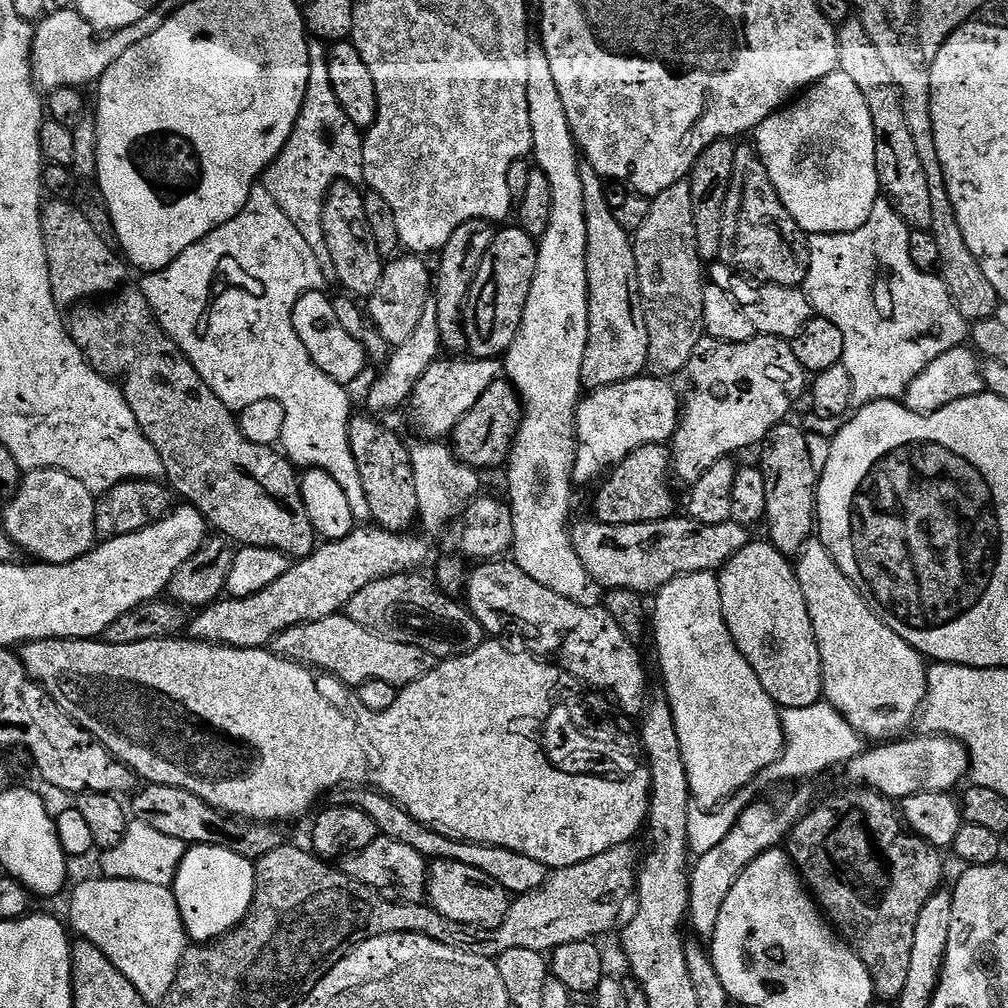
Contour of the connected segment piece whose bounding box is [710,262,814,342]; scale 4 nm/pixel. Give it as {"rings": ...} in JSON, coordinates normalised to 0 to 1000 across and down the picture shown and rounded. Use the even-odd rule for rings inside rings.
{"rings":[[[717,260],[705,263],[704,280],[720,288],[738,305],[740,315],[748,319],[750,328],[755,333],[771,333],[774,337],[784,339],[792,331],[792,327],[796,327],[796,323],[800,323],[800,319],[808,313],[806,301],[802,299],[802,293],[794,284],[785,286],[771,282],[753,282],[747,280],[741,273],[728,272],[728,267]]]}

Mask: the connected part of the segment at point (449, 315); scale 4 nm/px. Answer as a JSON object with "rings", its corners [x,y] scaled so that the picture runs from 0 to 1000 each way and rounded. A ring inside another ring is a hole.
{"rings":[[[467,218],[450,232],[446,232],[446,240],[437,247],[437,267],[434,265],[431,270],[431,297],[435,304],[435,324],[438,328],[438,339],[441,346],[448,351],[456,351],[463,346],[464,333],[460,330],[460,315],[462,303],[468,295],[468,281],[472,279],[474,268],[478,264],[478,256],[486,248],[490,240],[493,227],[482,218]]]}

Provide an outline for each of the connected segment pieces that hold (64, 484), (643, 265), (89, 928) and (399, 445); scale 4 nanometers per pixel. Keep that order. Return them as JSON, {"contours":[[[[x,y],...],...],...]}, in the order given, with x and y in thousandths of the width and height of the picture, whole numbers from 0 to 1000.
{"contours":[[[[40,464],[37,468],[27,469],[21,475],[15,488],[11,489],[8,501],[4,504],[4,516],[2,516],[2,522],[6,526],[6,530],[10,530],[16,538],[17,545],[29,548],[31,555],[36,558],[43,558],[46,560],[68,560],[73,558],[77,554],[81,554],[87,548],[91,547],[97,539],[97,533],[95,531],[95,519],[93,518],[93,510],[95,509],[95,497],[96,493],[91,489],[91,487],[86,484],[81,478],[77,478],[77,474],[73,474],[69,470],[63,468],[61,464]]],[[[686,178],[646,195],[645,212],[627,234],[629,256],[633,260],[633,284],[643,328],[643,365],[656,375],[670,374],[685,359],[688,343],[699,332],[698,284],[700,266],[692,252],[688,232],[688,196]]],[[[98,872],[83,873],[72,883],[66,909],[70,924],[97,938],[111,957],[129,970],[133,982],[148,998],[158,998],[173,978],[185,939],[174,884],[149,879],[149,875]]],[[[350,412],[345,419],[345,438],[355,458],[359,474],[359,486],[363,486],[363,498],[367,498],[369,516],[387,528],[404,529],[409,519],[414,519],[417,503],[415,486],[411,486],[411,466],[406,441],[400,440],[376,416],[368,412]]]]}

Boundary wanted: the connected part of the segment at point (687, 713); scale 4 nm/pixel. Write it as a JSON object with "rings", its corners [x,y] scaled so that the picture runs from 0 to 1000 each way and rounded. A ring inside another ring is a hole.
{"rings":[[[689,567],[669,573],[655,586],[650,588],[651,604],[645,607],[645,631],[651,634],[651,651],[655,654],[655,671],[659,674],[659,687],[663,699],[667,701],[669,720],[673,724],[673,740],[677,744],[677,756],[681,760],[681,772],[683,773],[683,785],[687,787],[688,795],[699,804],[709,803],[719,797],[721,790],[734,786],[745,774],[749,775],[754,767],[766,759],[774,747],[778,745],[778,721],[774,715],[775,703],[766,695],[764,688],[756,685],[756,677],[752,677],[752,669],[740,657],[738,650],[732,645],[728,633],[718,616],[718,610],[714,604],[714,576],[707,568]]]}

